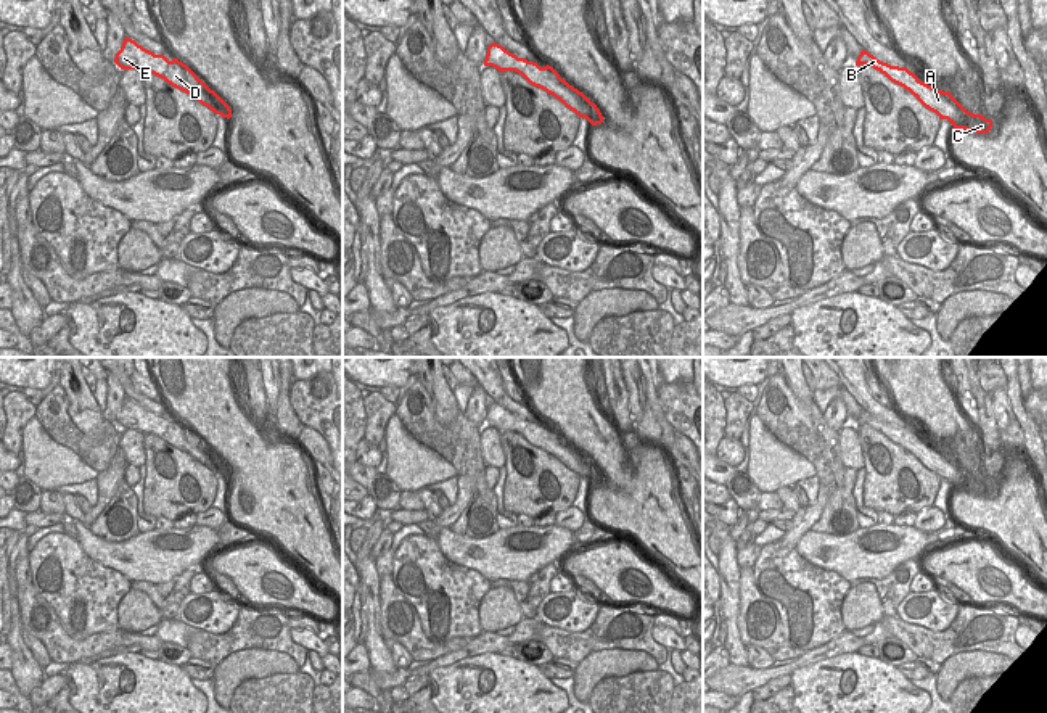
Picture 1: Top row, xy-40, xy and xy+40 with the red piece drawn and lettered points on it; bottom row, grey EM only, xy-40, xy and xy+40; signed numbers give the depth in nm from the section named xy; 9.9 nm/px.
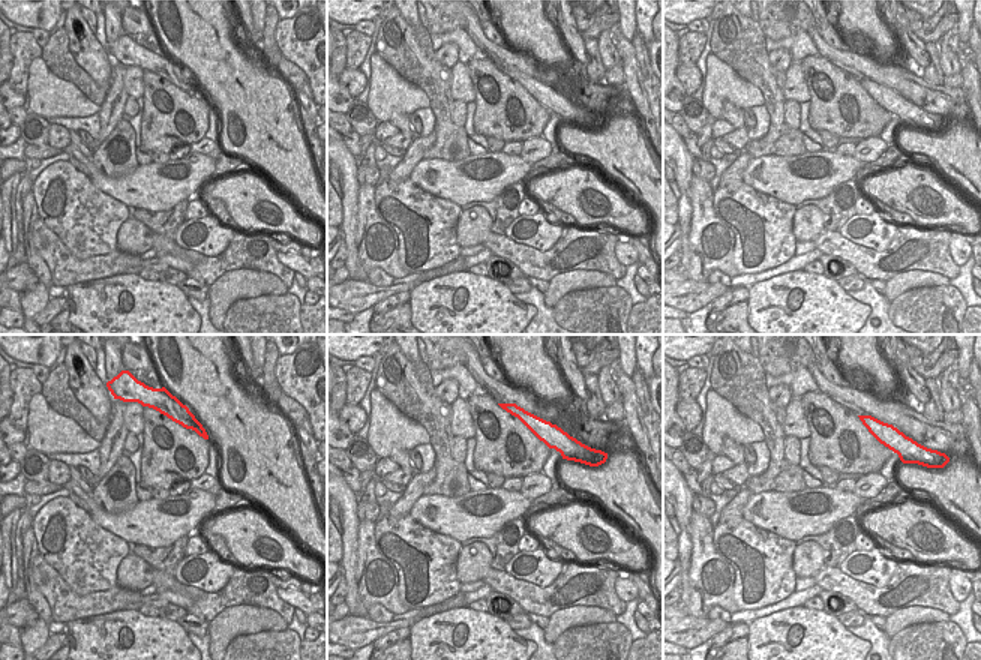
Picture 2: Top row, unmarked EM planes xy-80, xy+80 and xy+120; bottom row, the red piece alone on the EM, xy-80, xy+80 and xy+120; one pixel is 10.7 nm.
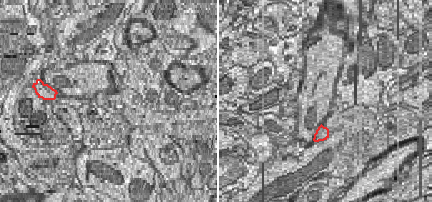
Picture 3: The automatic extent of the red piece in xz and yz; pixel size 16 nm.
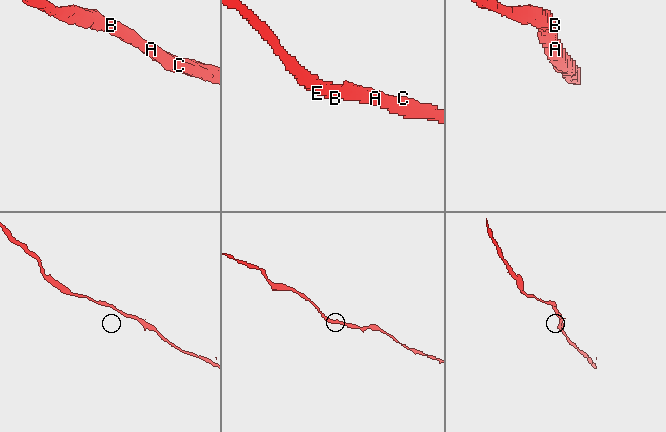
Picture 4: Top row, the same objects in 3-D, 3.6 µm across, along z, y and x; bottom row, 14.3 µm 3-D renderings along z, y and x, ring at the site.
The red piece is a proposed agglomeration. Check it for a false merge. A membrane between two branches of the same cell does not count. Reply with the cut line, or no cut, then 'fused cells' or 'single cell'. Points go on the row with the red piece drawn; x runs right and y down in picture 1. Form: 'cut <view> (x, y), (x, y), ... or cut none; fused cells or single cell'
cut none; single cell

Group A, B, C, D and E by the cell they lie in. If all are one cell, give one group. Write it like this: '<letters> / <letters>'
A B C D E

